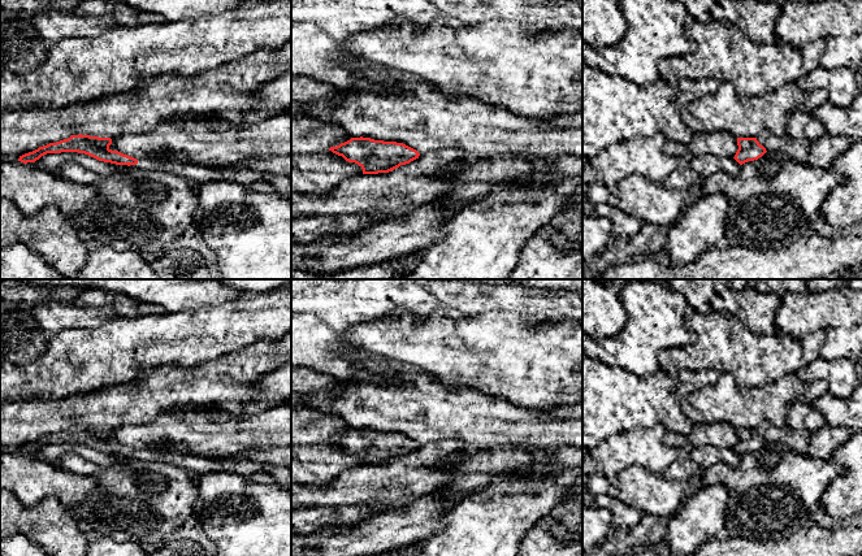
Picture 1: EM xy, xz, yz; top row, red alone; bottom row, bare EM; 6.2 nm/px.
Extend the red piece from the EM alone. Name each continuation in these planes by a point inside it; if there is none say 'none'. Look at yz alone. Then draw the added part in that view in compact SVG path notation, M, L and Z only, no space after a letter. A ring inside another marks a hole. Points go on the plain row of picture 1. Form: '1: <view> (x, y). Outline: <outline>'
none

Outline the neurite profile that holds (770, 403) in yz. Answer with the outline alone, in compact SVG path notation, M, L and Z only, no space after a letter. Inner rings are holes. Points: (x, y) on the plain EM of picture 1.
M720 374L716 382L688 394L681 401L681 409L694 425L727 422L736 429L757 429L761 422L768 422L776 427L785 427L787 413L793 404L813 404L826 394L827 381L815 379L806 383L797 374L753 388L740 388L731 374Z

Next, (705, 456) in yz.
M711 444L694 447L689 456L702 470L720 462L736 468L741 461L741 456L733 448L718 448Z

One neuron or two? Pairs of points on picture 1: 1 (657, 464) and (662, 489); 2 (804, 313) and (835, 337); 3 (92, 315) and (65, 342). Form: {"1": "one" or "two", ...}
{"1": "two", "2": "two", "3": "two"}

